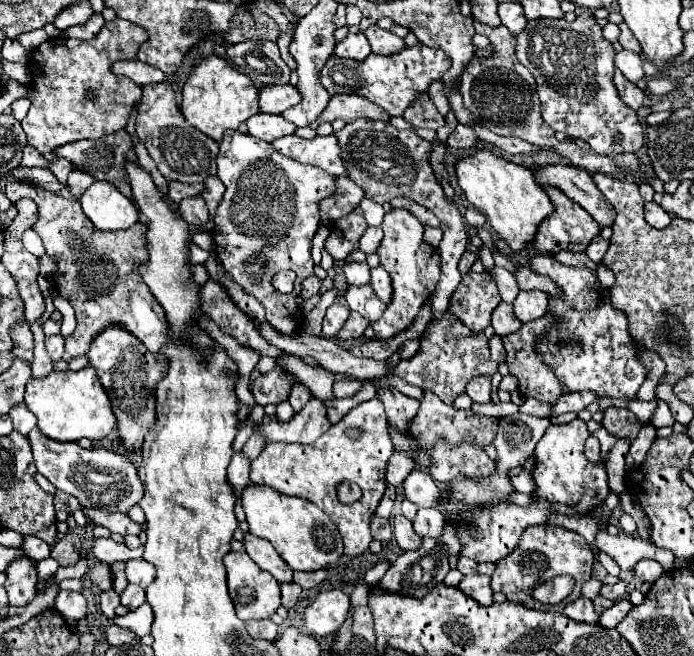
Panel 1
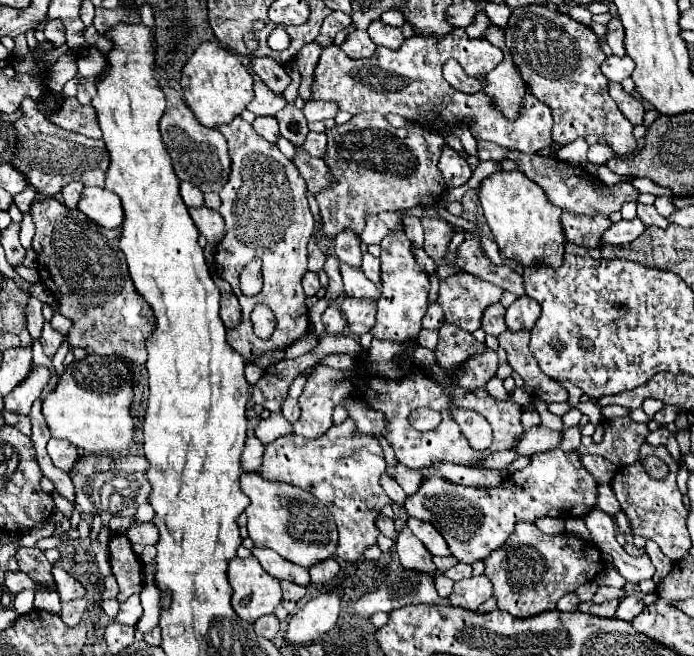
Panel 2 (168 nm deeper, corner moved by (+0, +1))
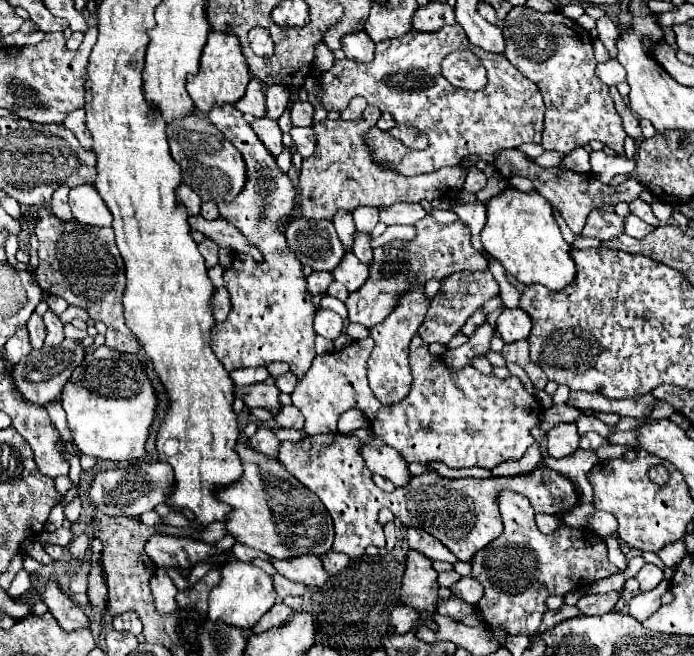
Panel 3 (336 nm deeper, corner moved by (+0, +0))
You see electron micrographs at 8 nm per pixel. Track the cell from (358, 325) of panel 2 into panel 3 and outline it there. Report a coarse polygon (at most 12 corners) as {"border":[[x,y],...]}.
{"border":[[420,219],[412,241],[374,249],[350,321],[382,323],[408,285],[484,271],[464,223]]}

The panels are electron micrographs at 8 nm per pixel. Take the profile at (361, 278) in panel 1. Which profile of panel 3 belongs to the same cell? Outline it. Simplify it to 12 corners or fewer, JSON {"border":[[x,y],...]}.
{"border":[[336,211],[332,221],[344,249],[356,231],[352,213]]}

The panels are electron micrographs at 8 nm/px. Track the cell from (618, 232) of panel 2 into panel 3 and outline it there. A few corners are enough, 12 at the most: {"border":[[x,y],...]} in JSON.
{"border":[[634,215],[626,217],[624,233],[642,239],[656,229]]}

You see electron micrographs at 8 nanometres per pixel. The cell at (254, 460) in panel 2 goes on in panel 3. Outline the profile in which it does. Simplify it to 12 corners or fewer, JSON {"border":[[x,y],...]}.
{"border":[[258,427],[250,447],[276,457],[280,441],[268,427]]}

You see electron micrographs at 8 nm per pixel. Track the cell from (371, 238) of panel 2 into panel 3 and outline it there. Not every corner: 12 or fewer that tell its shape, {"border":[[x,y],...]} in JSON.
{"border":[[376,207],[352,211],[358,231],[372,231],[378,223]]}

